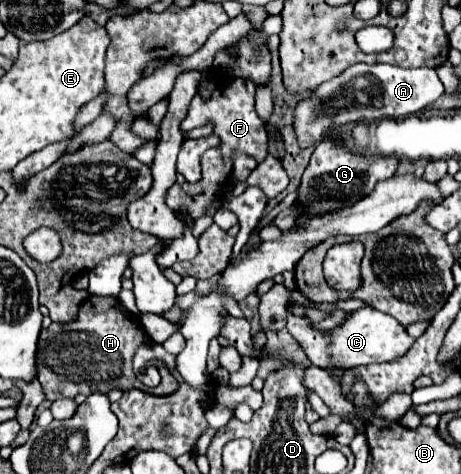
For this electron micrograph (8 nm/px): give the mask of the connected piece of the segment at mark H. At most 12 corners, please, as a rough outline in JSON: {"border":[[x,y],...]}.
{"border":[[89,296],[43,328],[37,378],[47,400],[139,388],[149,342],[117,298]]}

